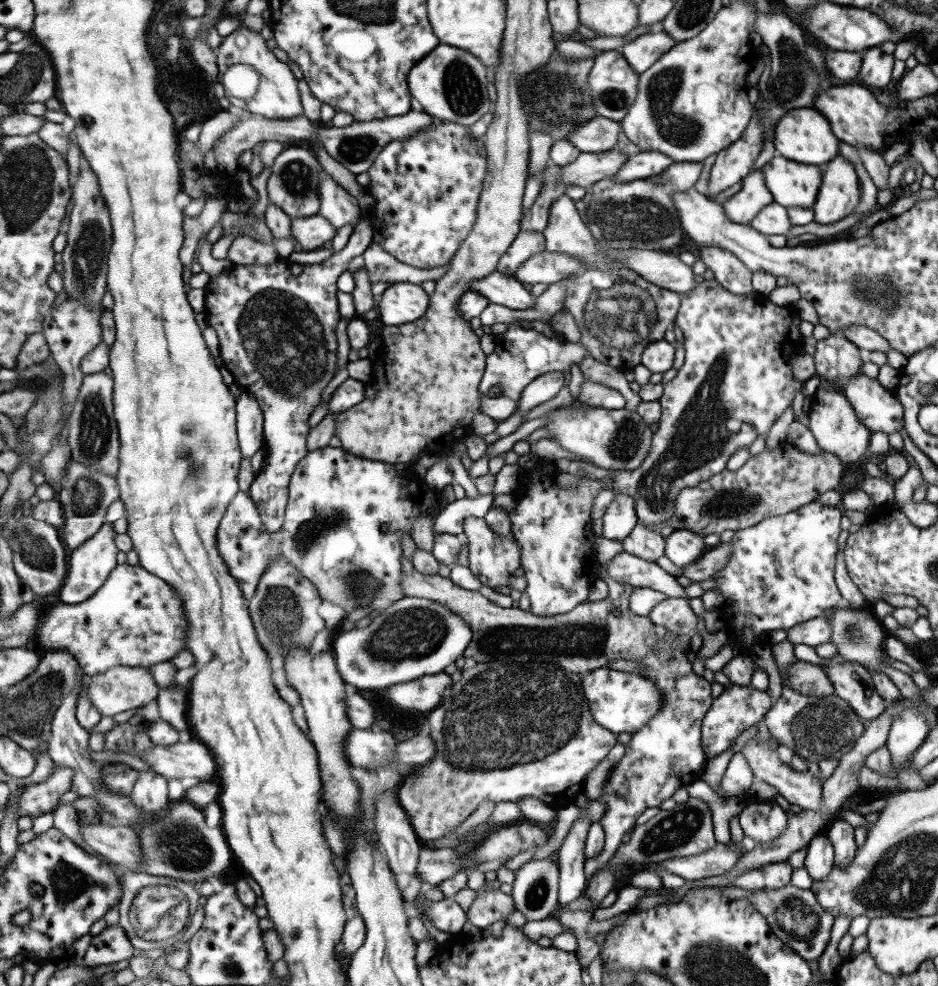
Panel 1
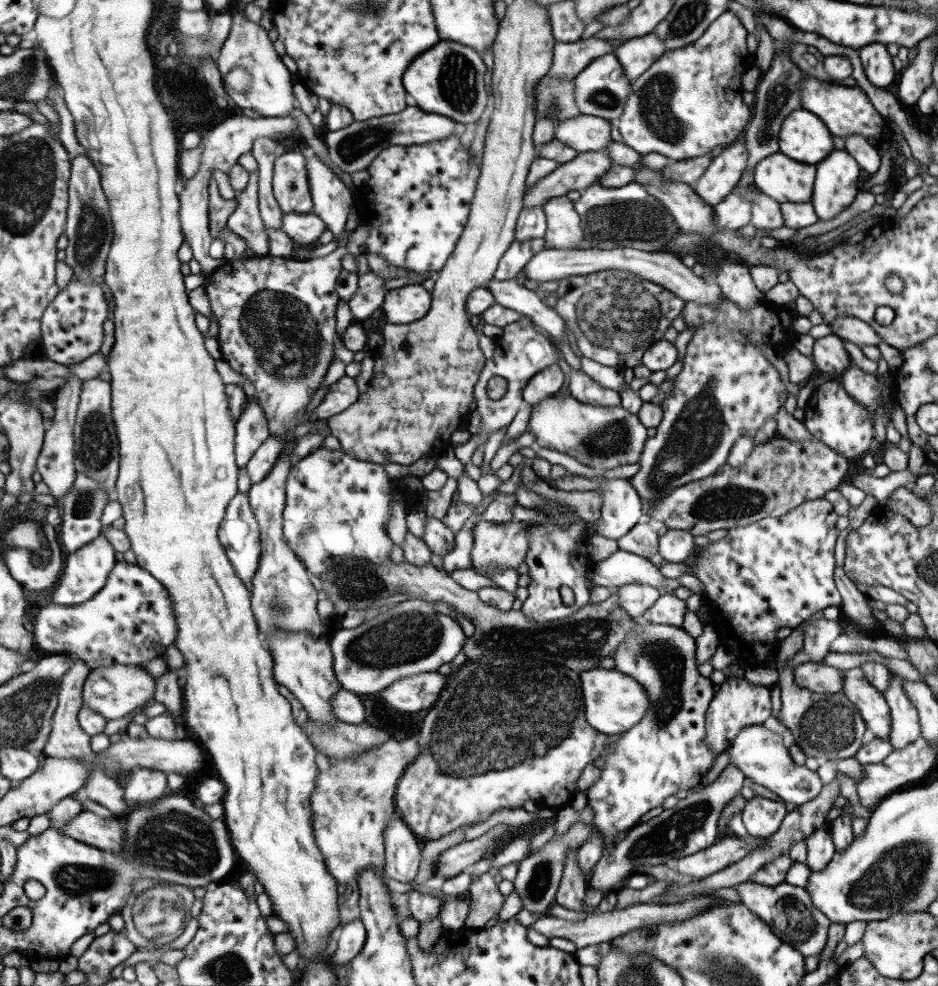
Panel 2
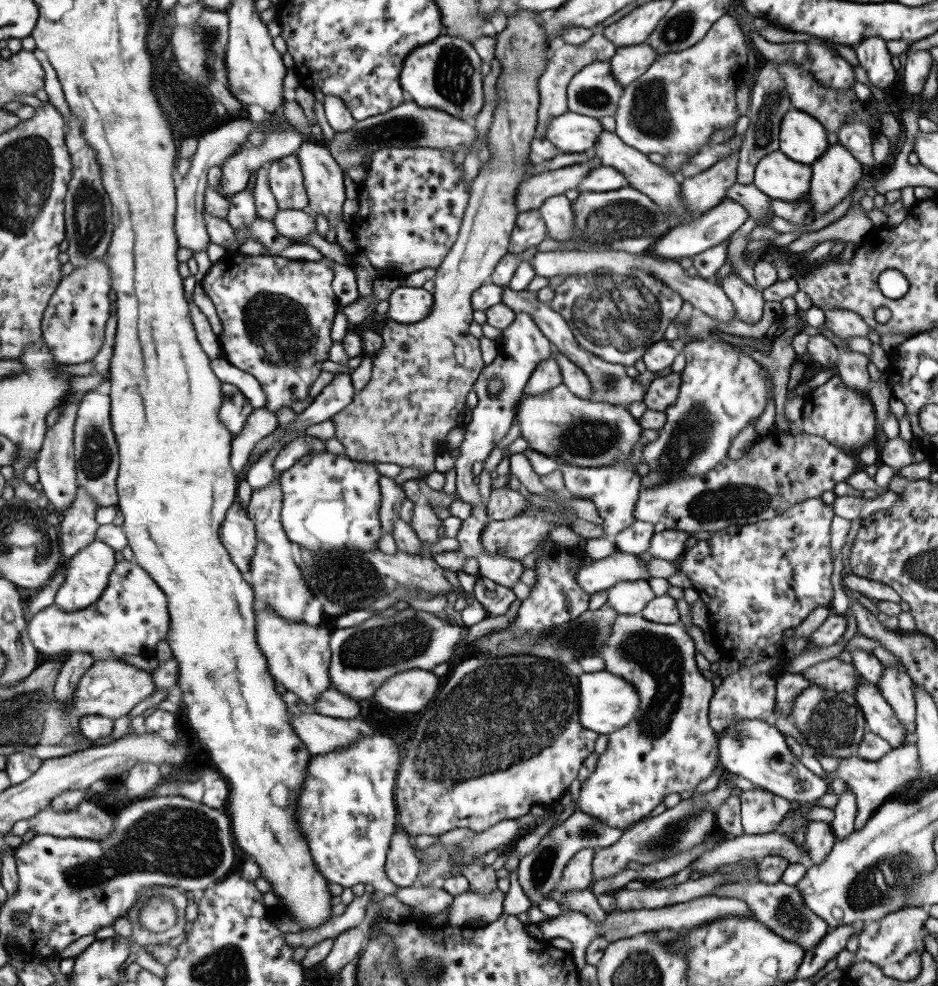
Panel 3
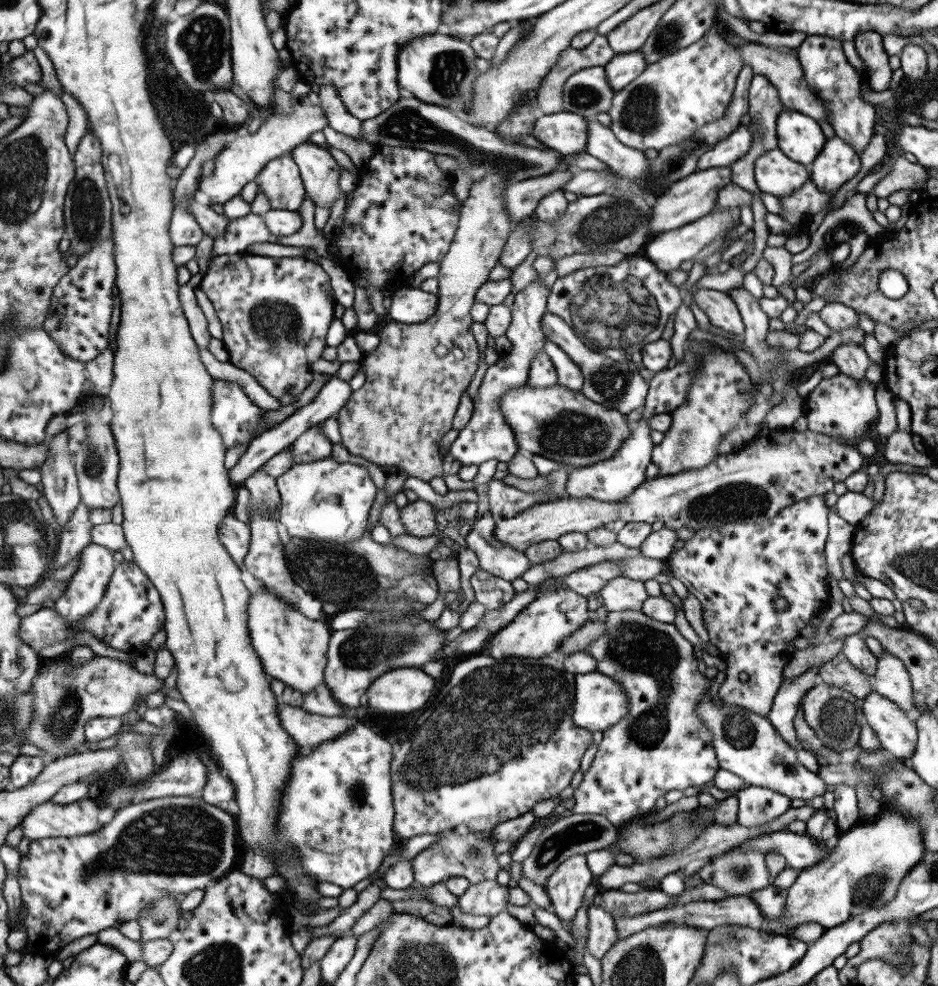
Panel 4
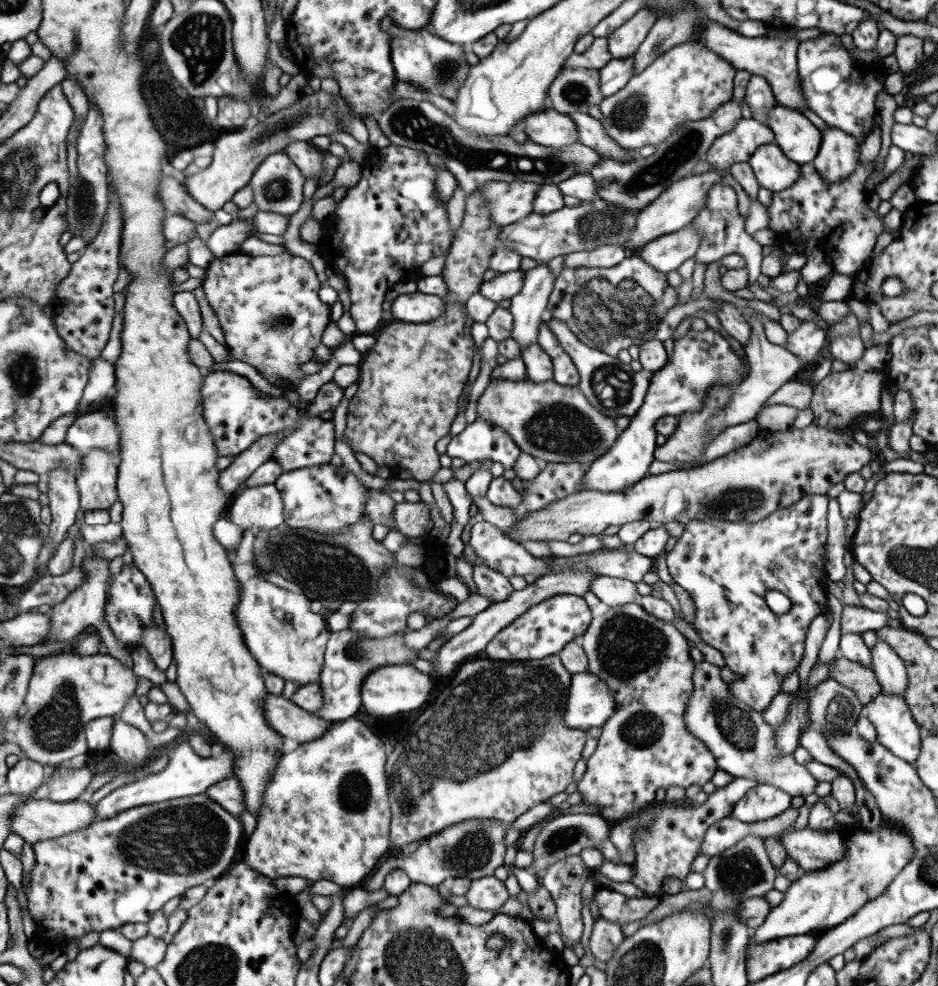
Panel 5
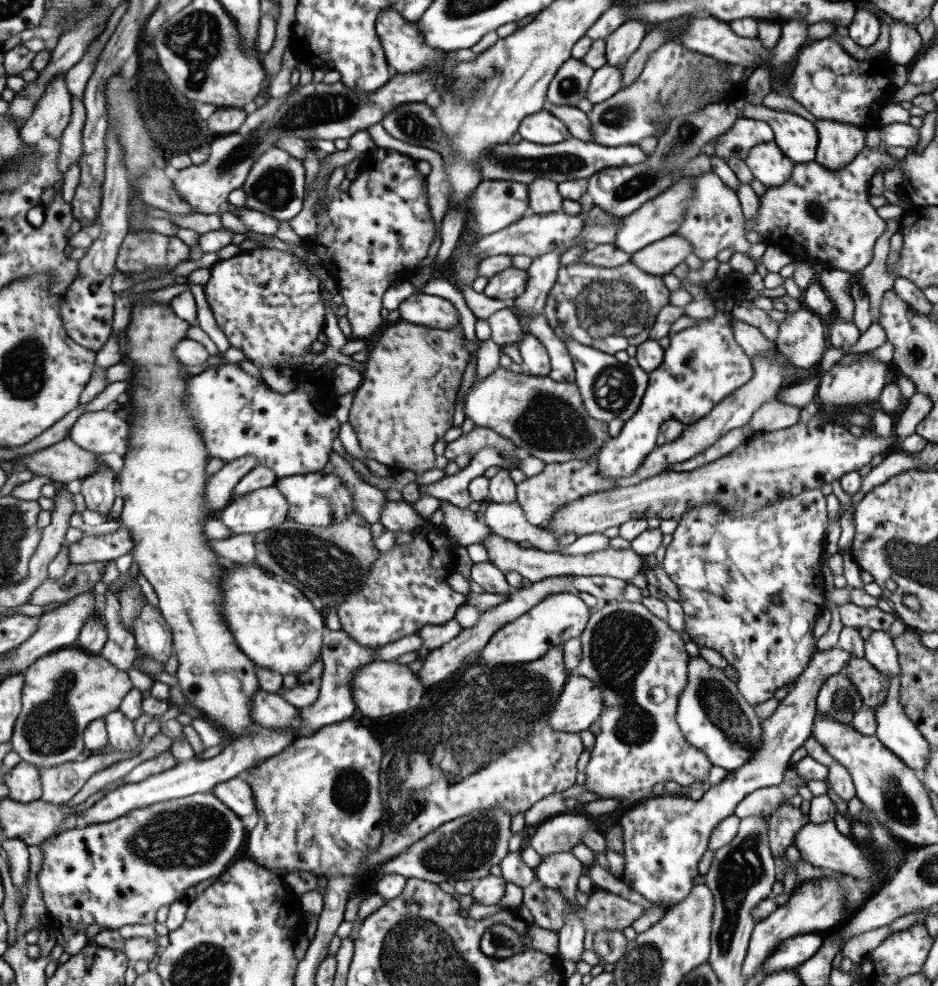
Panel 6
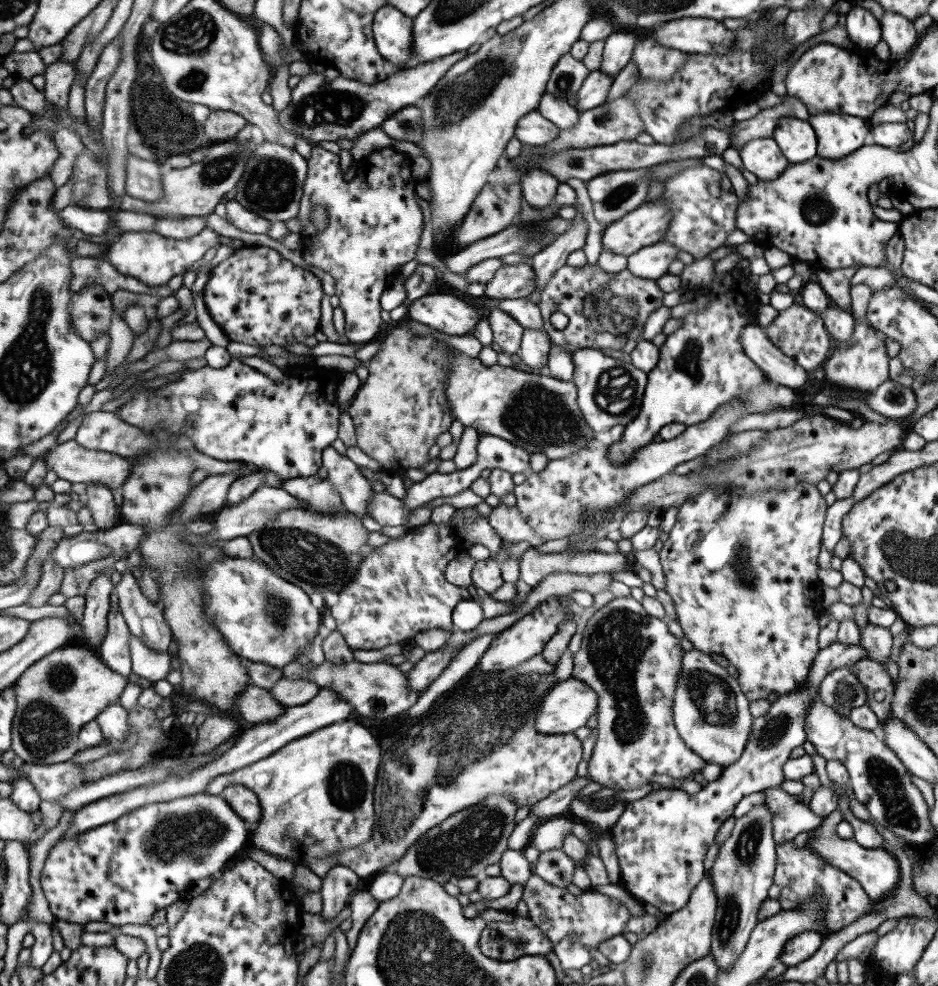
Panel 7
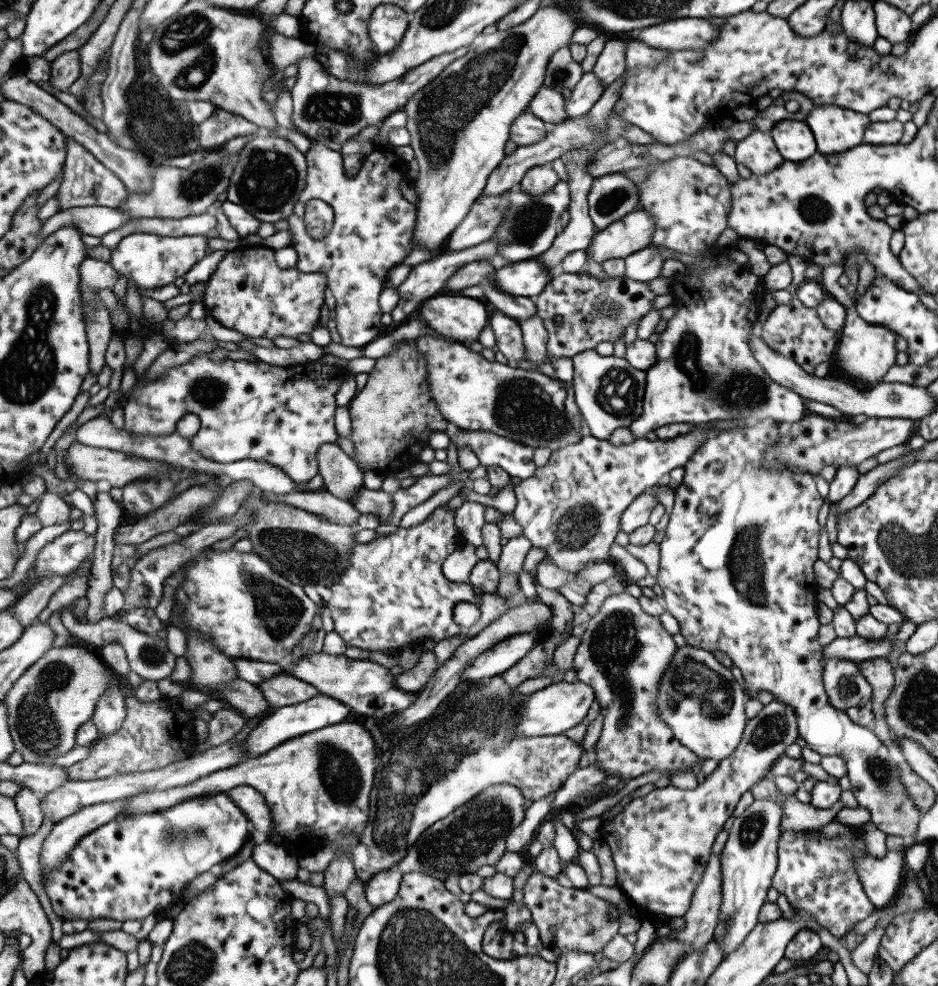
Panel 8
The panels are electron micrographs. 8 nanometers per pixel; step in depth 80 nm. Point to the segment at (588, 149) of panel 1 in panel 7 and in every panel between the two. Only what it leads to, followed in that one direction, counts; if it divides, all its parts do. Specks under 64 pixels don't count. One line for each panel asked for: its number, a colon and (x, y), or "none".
2: (584, 133)
3: (571, 133)
4: (565, 132)
5: (549, 128)
6: (541, 128)
7: (532, 130)

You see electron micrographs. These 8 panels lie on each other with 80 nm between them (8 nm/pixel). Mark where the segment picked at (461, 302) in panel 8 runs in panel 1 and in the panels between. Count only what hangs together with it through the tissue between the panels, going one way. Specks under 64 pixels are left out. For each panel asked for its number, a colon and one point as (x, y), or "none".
1: (403, 302)
2: (403, 305)
3: (407, 305)
4: (410, 305)
5: (416, 308)
6: (421, 309)
7: (451, 314)

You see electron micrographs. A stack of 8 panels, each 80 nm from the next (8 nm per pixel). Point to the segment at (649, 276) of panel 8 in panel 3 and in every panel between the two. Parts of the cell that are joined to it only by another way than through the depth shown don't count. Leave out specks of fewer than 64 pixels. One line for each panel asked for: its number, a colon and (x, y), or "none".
3: (713, 226)
4: (667, 250)
5: (664, 253)
6: (659, 257)
7: (651, 262)

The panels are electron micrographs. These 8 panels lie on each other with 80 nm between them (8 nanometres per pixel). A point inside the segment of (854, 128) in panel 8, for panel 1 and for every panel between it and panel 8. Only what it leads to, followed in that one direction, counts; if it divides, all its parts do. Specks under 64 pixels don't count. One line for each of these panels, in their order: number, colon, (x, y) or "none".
1: (838, 194)
2: (835, 185)
3: (836, 172)
4: (837, 162)
5: (838, 153)
6: (838, 143)
7: (837, 135)

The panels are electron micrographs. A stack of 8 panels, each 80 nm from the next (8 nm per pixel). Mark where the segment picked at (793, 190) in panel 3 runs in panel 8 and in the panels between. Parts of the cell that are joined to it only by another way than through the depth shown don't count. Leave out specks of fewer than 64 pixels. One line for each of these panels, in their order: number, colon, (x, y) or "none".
4: (774, 173)
5: (773, 171)
6: (767, 164)
7: (762, 157)
8: (756, 152)

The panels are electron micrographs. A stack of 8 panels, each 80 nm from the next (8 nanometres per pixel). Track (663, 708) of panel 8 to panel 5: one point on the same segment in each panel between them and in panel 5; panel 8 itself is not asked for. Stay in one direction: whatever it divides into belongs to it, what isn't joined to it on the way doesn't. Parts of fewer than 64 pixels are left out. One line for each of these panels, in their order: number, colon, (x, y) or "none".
5: (741, 742)
6: (713, 717)
7: (710, 714)

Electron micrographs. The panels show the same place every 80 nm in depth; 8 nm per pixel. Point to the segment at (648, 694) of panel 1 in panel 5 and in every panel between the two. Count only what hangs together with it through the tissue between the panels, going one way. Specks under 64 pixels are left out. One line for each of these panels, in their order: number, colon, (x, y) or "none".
2: (613, 702)
3: (606, 702)
4: (599, 702)
5: (589, 704)

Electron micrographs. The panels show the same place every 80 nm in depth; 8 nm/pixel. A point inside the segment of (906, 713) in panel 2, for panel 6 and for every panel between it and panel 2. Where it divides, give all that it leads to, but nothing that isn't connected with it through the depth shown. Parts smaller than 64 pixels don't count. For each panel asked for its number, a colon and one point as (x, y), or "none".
3: (896, 687)
4: (890, 679)
5: (888, 669)
6: (879, 651)

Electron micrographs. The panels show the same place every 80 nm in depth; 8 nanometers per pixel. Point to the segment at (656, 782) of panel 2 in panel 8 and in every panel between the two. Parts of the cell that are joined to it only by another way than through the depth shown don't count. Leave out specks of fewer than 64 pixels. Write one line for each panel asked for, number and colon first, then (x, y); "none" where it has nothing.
3: (668, 747)
4: (661, 744)
5: (645, 662)
6: (639, 664)
7: (629, 658)
8: (623, 652)

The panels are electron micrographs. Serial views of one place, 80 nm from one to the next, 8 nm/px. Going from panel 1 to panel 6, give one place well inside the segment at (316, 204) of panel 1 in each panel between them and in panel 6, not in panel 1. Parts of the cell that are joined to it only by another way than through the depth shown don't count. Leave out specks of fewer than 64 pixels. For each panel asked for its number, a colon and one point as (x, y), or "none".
2: (291, 182)
3: (287, 181)
4: (281, 180)
5: (278, 185)
6: (277, 185)

